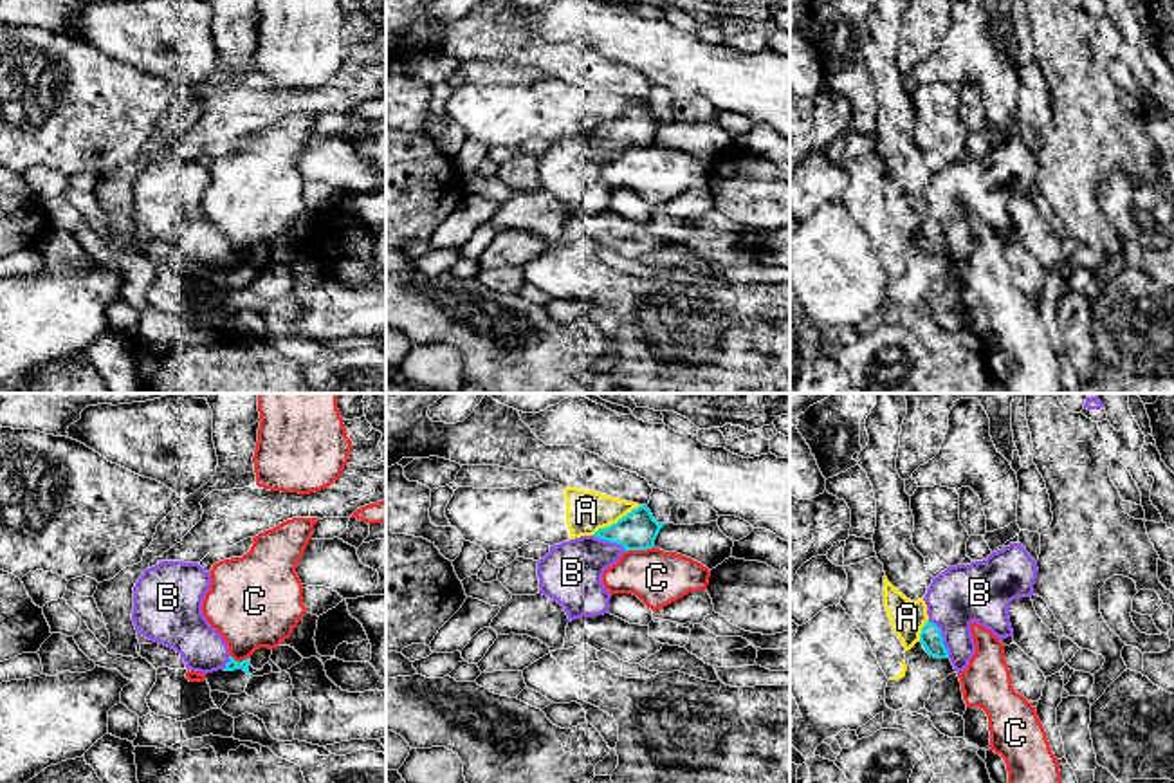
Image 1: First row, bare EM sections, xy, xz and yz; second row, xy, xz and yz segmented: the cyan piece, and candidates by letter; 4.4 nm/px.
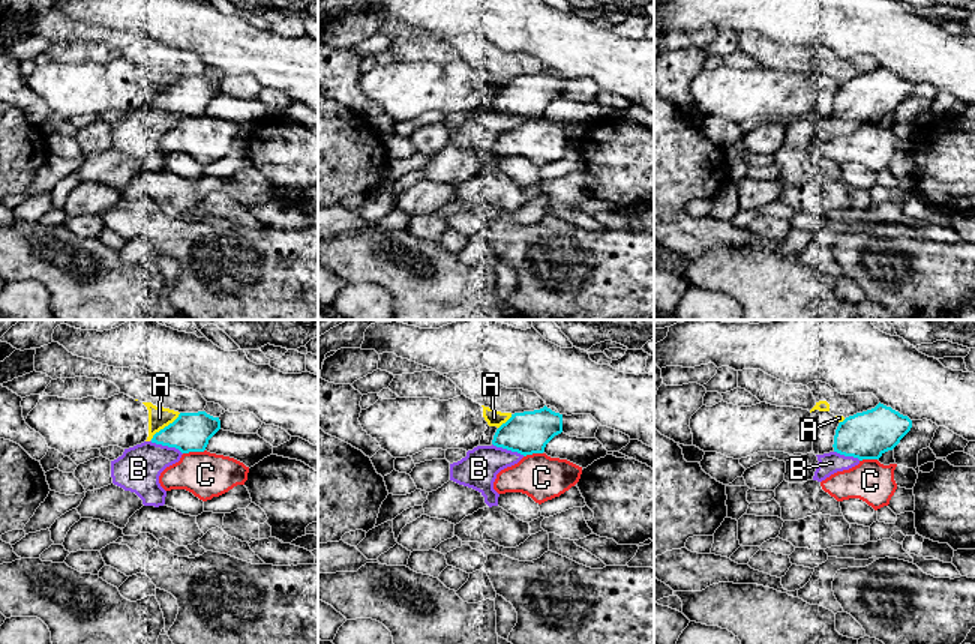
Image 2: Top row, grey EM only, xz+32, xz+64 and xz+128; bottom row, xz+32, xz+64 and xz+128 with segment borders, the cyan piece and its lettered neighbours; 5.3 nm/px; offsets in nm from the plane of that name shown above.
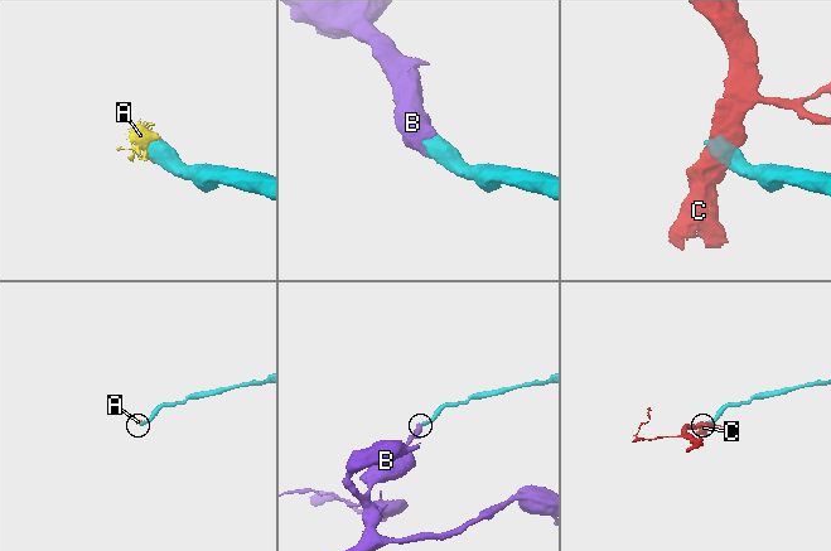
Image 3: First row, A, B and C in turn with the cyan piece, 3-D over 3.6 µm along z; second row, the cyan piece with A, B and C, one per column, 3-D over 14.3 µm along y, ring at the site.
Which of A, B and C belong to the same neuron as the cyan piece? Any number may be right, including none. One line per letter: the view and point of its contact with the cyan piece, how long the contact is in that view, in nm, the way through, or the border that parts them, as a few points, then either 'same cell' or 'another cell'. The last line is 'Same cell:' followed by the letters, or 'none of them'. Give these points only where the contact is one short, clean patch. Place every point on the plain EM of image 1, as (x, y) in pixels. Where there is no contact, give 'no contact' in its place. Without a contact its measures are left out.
A: xz (617, 118) | 260 nm | along xz (641, 101), (592, 130) | another cell
B: yz (942, 235) | 200 nm | same cell
C: xz (639, 145) | 130 nm | along xz (653, 141), (626, 148) | another cell
Same cell: B

